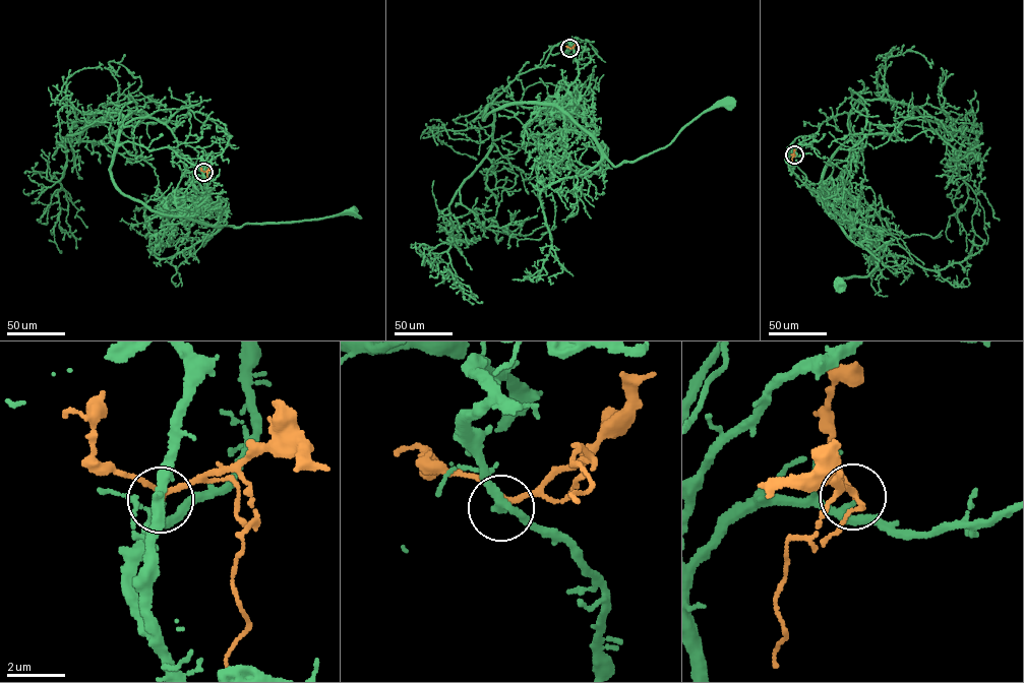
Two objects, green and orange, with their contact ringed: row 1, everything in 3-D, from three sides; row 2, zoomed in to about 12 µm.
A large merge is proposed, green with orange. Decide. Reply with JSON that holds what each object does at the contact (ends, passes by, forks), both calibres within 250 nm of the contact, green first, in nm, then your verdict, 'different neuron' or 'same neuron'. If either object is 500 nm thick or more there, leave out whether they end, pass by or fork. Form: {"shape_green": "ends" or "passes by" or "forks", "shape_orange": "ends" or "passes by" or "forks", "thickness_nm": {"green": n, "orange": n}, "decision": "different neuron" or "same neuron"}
{"shape_green": "passes by", "shape_orange": "passes by", "thickness_nm": {"green": 190, "orange": 160}, "decision": "different neuron"}

